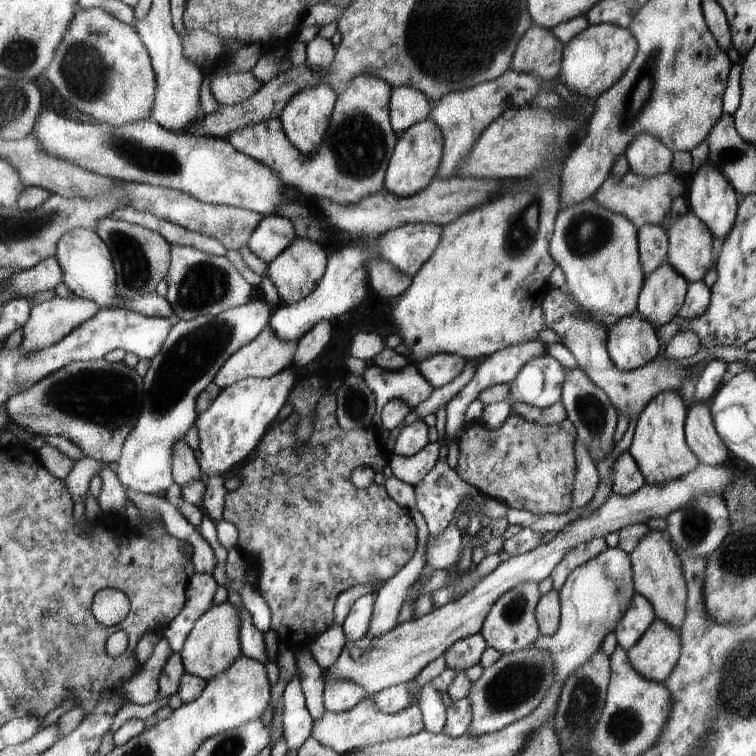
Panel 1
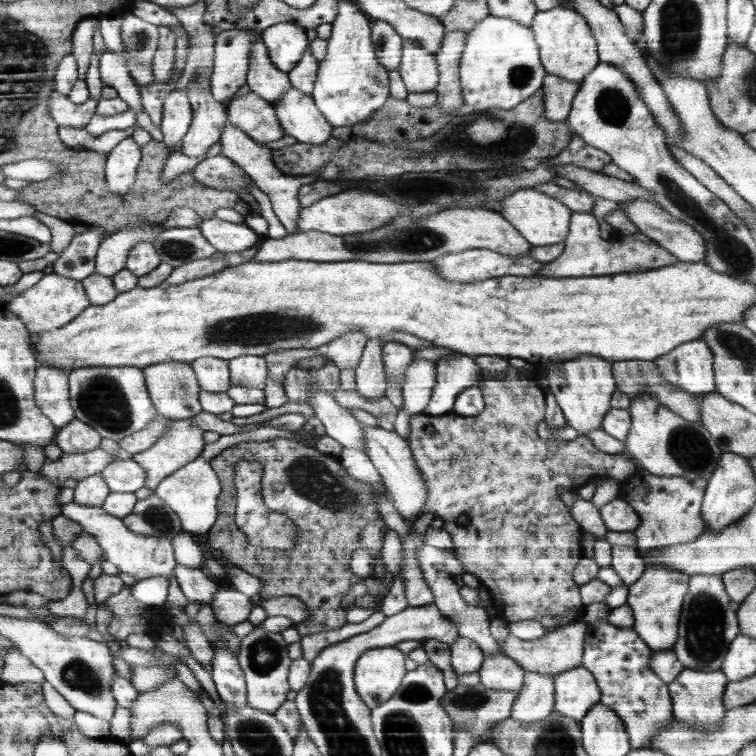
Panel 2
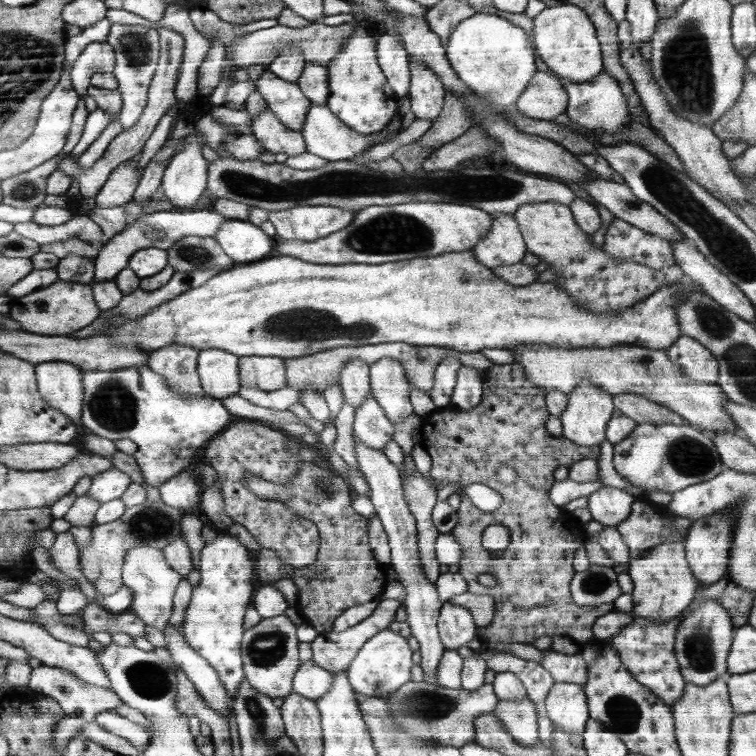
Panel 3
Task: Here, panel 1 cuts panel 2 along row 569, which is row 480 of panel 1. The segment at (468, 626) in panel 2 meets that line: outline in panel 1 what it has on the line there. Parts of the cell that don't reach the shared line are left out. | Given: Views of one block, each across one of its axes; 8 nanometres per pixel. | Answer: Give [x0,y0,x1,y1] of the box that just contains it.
[413,460,477,536]

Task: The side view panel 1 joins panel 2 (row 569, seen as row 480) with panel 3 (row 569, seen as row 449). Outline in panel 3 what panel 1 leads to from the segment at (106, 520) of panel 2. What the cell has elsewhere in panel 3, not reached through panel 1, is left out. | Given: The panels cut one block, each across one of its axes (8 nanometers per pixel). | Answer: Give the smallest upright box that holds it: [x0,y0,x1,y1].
[121,547,182,630]

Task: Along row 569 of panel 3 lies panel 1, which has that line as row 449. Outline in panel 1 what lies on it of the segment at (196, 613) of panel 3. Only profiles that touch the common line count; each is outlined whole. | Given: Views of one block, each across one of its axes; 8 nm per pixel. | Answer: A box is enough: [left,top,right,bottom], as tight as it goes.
[196,368,294,477]

